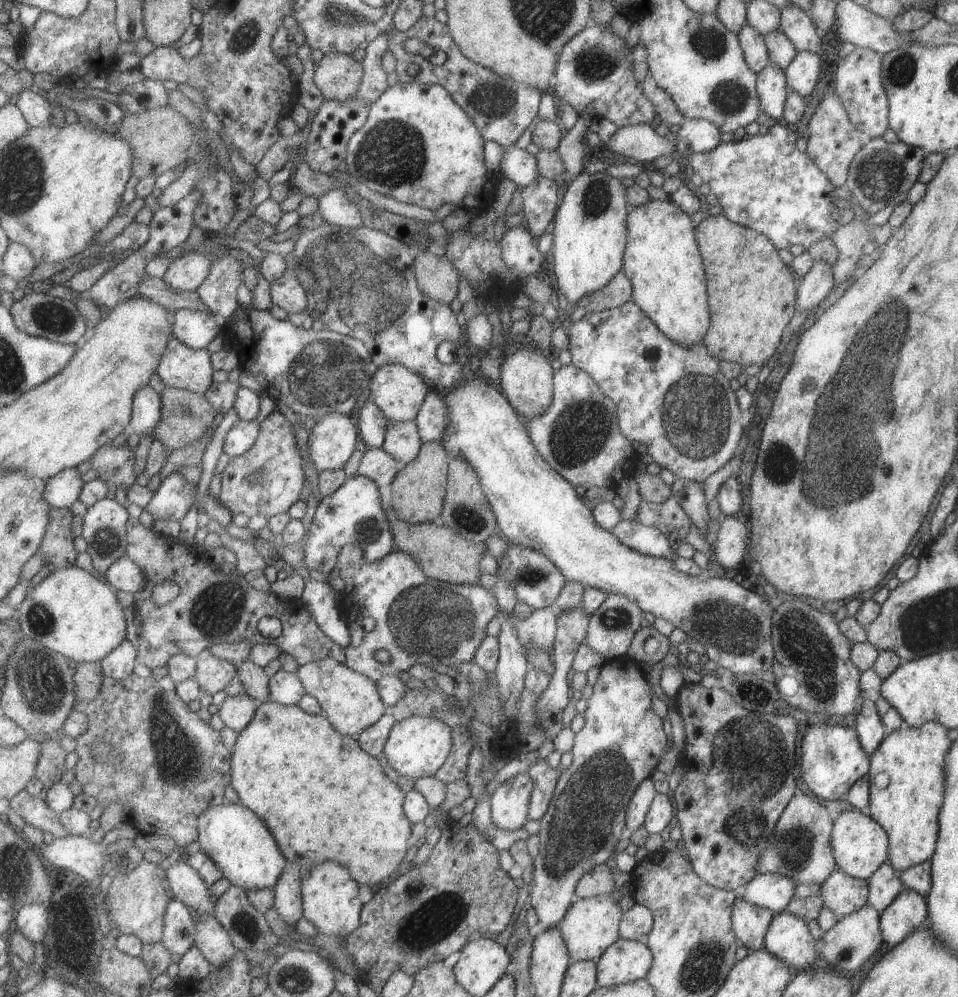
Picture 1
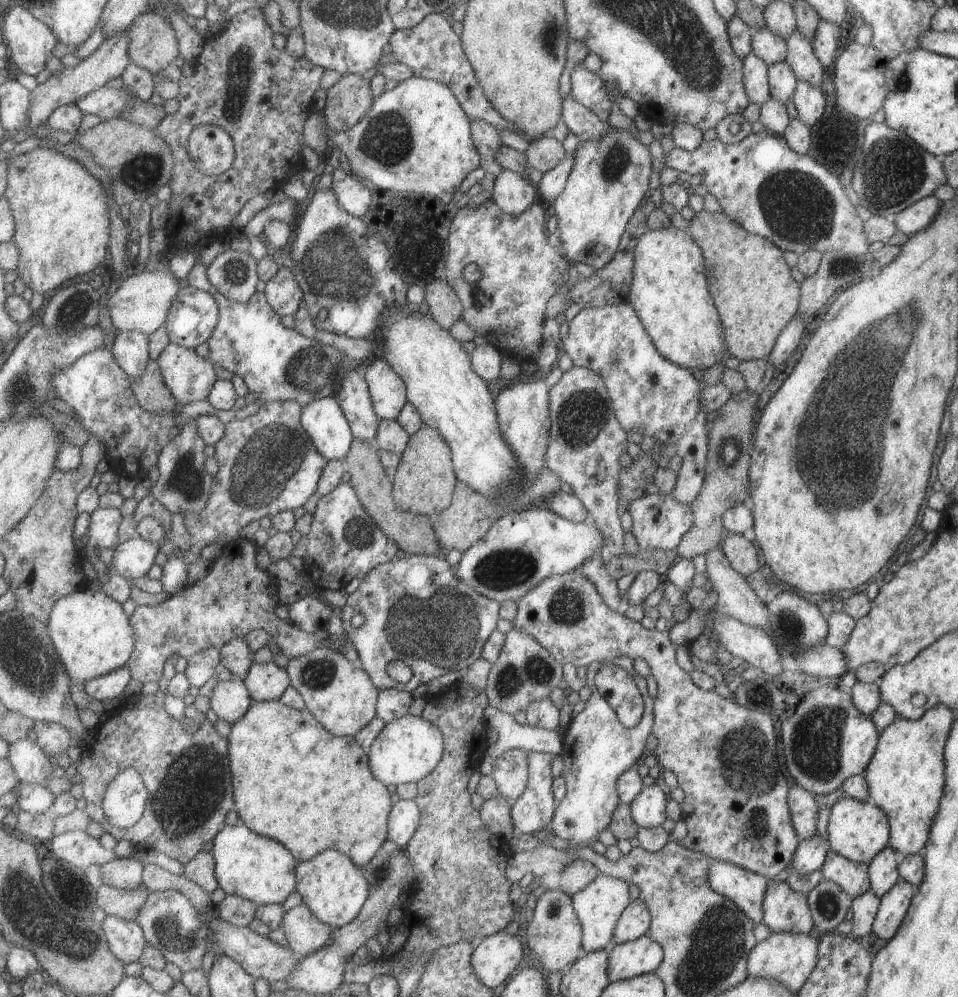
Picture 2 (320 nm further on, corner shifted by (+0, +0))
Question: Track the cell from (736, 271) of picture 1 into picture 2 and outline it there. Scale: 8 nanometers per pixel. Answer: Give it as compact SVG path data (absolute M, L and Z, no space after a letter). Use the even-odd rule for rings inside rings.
M701 209L689 220L687 232L701 249L708 291L724 330L728 354L739 361L766 360L776 336L796 315L800 301L800 284L790 275L790 268L783 259L784 251L762 236L749 234L723 212L710 213Z

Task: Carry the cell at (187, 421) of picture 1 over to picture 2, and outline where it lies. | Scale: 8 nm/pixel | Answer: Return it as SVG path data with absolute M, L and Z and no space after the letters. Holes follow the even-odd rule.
M151 359L148 362L145 372L132 381L132 387L142 407L147 411L171 412L179 405L178 400L164 381L158 360Z

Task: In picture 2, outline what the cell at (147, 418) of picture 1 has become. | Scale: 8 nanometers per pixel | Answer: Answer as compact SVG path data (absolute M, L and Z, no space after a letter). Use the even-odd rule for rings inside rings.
M120 331L114 338L112 352L129 376L138 379L151 360L150 335L141 331Z

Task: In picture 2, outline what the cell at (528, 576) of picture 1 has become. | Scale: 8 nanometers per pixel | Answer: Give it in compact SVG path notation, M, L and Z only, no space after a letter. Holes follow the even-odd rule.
M545 507L500 516L485 535L467 549L456 566L457 576L489 600L516 600L545 577L577 568L593 551L603 552L603 535L591 520L574 523Z

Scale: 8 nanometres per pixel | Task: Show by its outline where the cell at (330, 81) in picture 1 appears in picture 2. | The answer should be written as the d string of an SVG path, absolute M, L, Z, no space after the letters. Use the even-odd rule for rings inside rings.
M342 75L327 92L326 124L331 132L351 130L374 106L370 80L361 75Z

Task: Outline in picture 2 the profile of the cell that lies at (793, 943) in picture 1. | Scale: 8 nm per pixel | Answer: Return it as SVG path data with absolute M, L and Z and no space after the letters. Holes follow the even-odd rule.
M777 877L766 881L761 922L773 932L805 934L814 925L806 896L795 892L786 880Z

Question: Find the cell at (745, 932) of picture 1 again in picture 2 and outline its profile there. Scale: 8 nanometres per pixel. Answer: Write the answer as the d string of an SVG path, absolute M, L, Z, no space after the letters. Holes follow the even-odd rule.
M711 858L706 877L711 890L731 900L755 926L761 922L766 879L736 864Z

